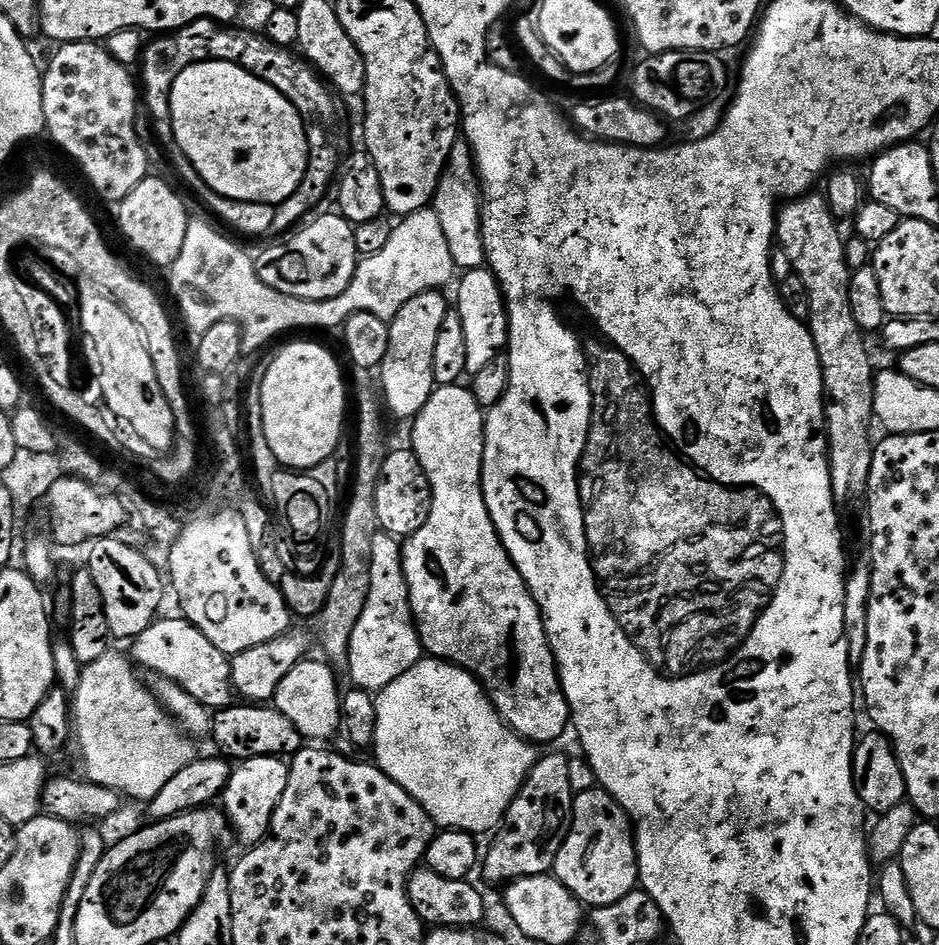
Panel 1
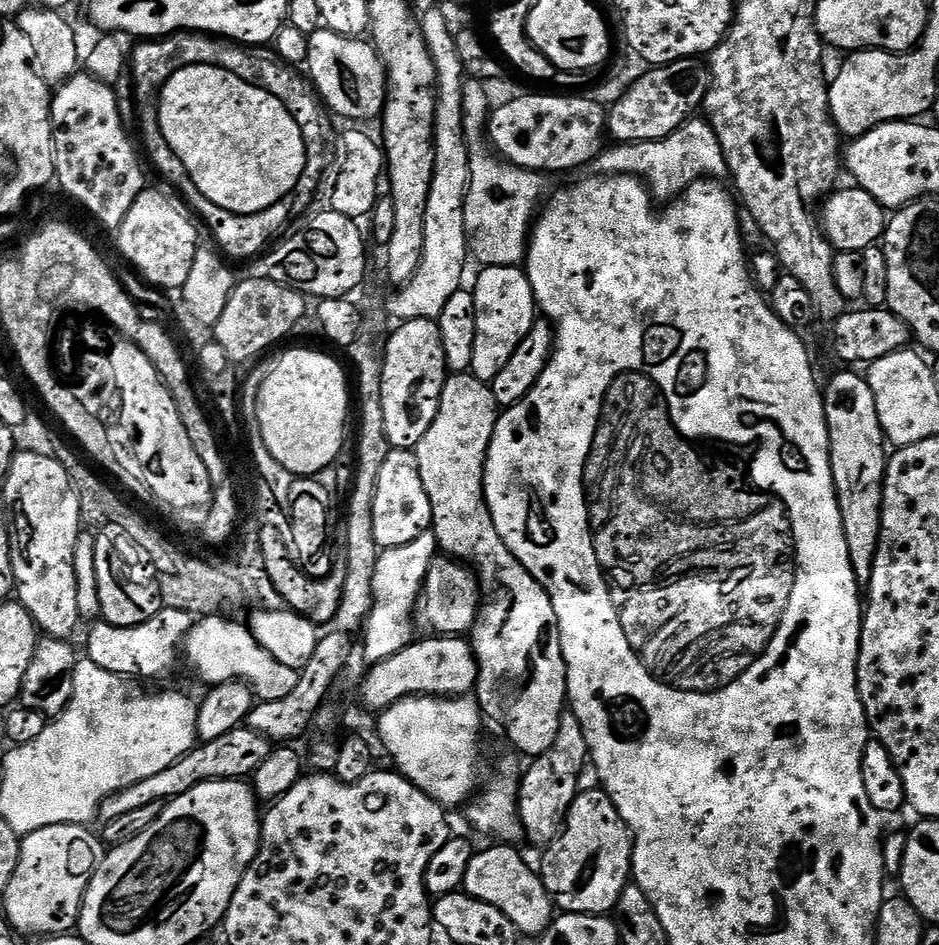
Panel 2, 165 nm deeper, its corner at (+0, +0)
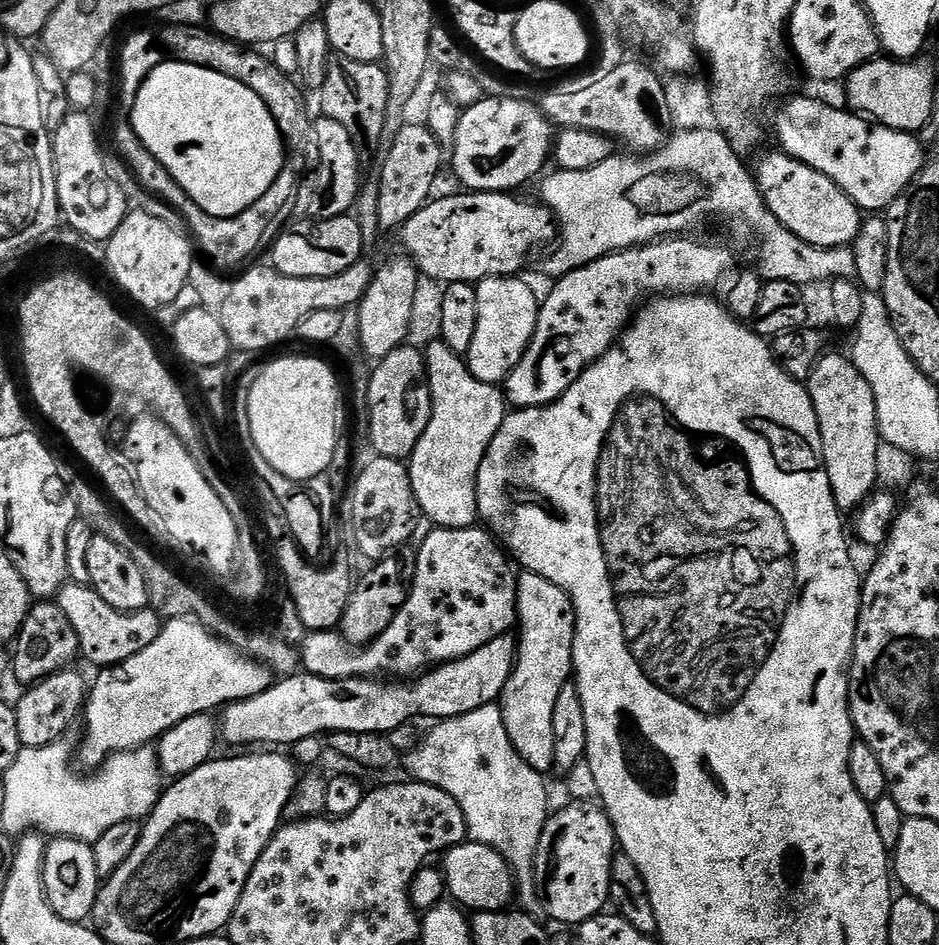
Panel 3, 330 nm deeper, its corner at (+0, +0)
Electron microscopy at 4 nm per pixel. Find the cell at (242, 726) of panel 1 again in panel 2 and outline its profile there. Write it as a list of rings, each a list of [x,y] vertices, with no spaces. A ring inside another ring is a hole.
[[[335,630],[329,633],[329,636],[324,634],[319,637],[317,649],[309,664],[300,672],[300,681],[298,686],[294,686],[292,693],[273,704],[257,703],[247,718],[247,727],[273,742],[296,742],[292,740],[298,739],[307,728],[313,727],[316,711],[329,699],[328,691],[339,678],[340,671],[347,666],[348,655],[352,652],[351,635]]]

